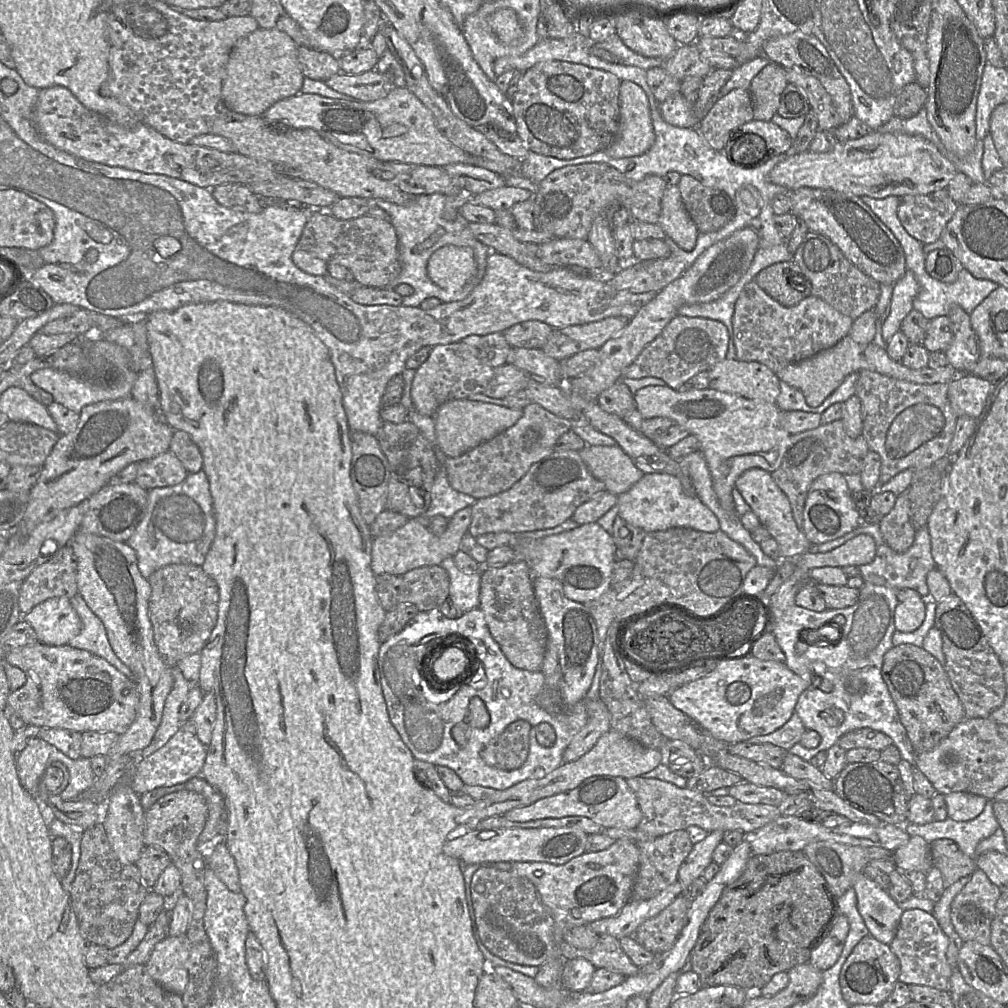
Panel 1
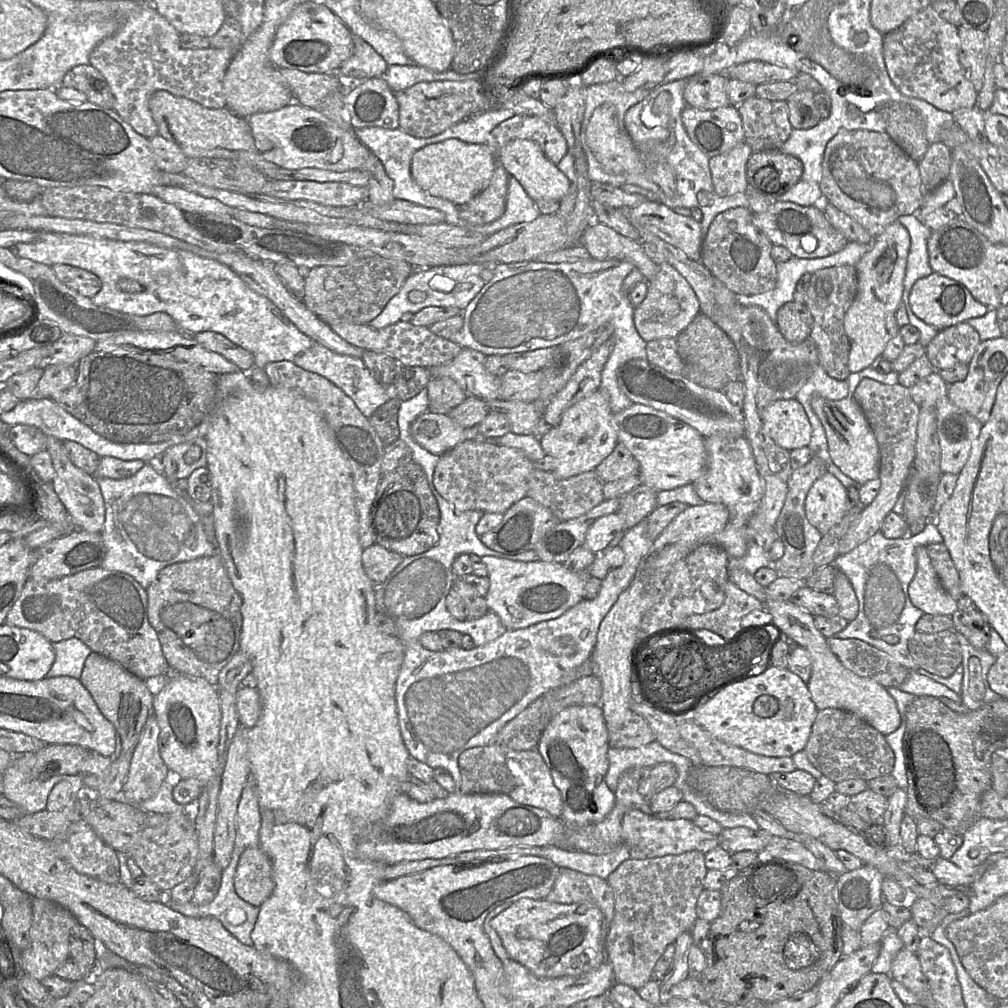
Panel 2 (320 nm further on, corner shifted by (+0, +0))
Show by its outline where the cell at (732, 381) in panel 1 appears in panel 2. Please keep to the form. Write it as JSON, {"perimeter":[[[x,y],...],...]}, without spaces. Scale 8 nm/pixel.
{"perimeter":[[[795,399],[776,400],[762,414],[770,437],[789,452],[809,446],[812,427],[804,407]]]}

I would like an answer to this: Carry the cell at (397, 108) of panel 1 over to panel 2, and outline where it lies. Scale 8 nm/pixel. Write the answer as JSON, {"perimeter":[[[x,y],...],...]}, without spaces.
{"perimeter":[[[292,102],[277,110],[252,114],[247,119],[259,151],[283,169],[320,168],[344,172],[362,168],[371,153],[353,131],[341,128],[319,108]]]}

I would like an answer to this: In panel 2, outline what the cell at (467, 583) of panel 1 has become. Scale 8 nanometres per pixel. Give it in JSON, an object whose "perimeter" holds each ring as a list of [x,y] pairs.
{"perimeter":[[[445,609],[444,616],[446,620],[442,620],[440,625],[452,627],[454,629],[449,630],[471,636],[476,647],[496,640],[506,631],[499,617],[490,610],[481,618],[475,620],[457,620],[449,613],[448,609]]]}

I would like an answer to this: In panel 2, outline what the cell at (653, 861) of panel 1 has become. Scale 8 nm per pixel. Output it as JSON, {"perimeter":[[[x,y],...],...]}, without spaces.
{"perimeter":[[[704,853],[622,862],[607,878],[614,892],[615,911],[606,936],[606,960],[612,965],[614,982],[638,990],[652,978],[652,970],[666,947],[683,932],[691,932],[697,919],[696,903],[707,874]]]}

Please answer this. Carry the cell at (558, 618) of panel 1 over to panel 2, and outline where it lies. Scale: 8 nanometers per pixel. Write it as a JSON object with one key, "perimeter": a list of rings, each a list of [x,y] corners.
{"perimeter":[[[600,705],[570,706],[556,714],[542,731],[537,749],[549,768],[553,782],[561,793],[563,811],[560,819],[568,832],[601,822],[615,807],[616,797],[606,784],[609,734]]]}

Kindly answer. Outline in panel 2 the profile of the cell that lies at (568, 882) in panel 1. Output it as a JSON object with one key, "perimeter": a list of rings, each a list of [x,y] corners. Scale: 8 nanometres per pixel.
{"perimeter":[[[522,898],[491,919],[509,957],[538,978],[577,976],[597,969],[606,960],[603,915],[590,902],[560,904]]]}

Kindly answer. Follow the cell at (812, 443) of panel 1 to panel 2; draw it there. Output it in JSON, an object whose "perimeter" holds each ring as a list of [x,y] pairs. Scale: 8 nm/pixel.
{"perimeter":[[[813,456],[806,465],[794,469],[788,479],[787,495],[775,525],[776,533],[784,544],[782,558],[773,563],[778,577],[790,578],[803,583],[815,570],[813,554],[822,535],[806,517],[805,499],[812,484],[826,472],[827,469],[822,460]]]}

